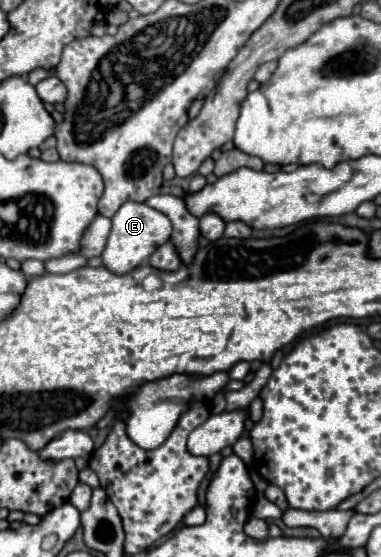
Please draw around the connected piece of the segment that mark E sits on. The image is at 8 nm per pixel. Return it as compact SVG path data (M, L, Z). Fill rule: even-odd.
M132 200L124 202L118 208L118 212L112 216L112 230L108 236L108 244L102 252L104 266L114 274L128 274L136 266L144 264L158 246L168 242L170 234L172 234L172 224L166 214L150 208L148 204L140 204Z

